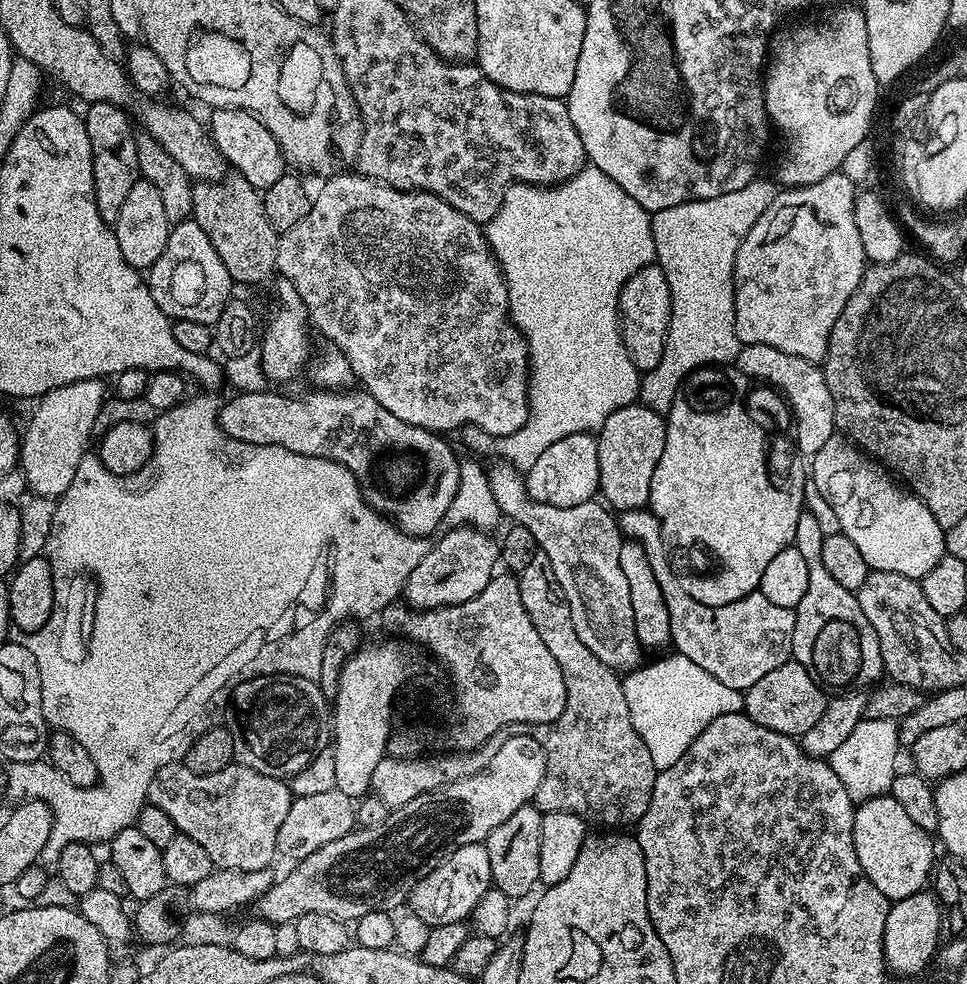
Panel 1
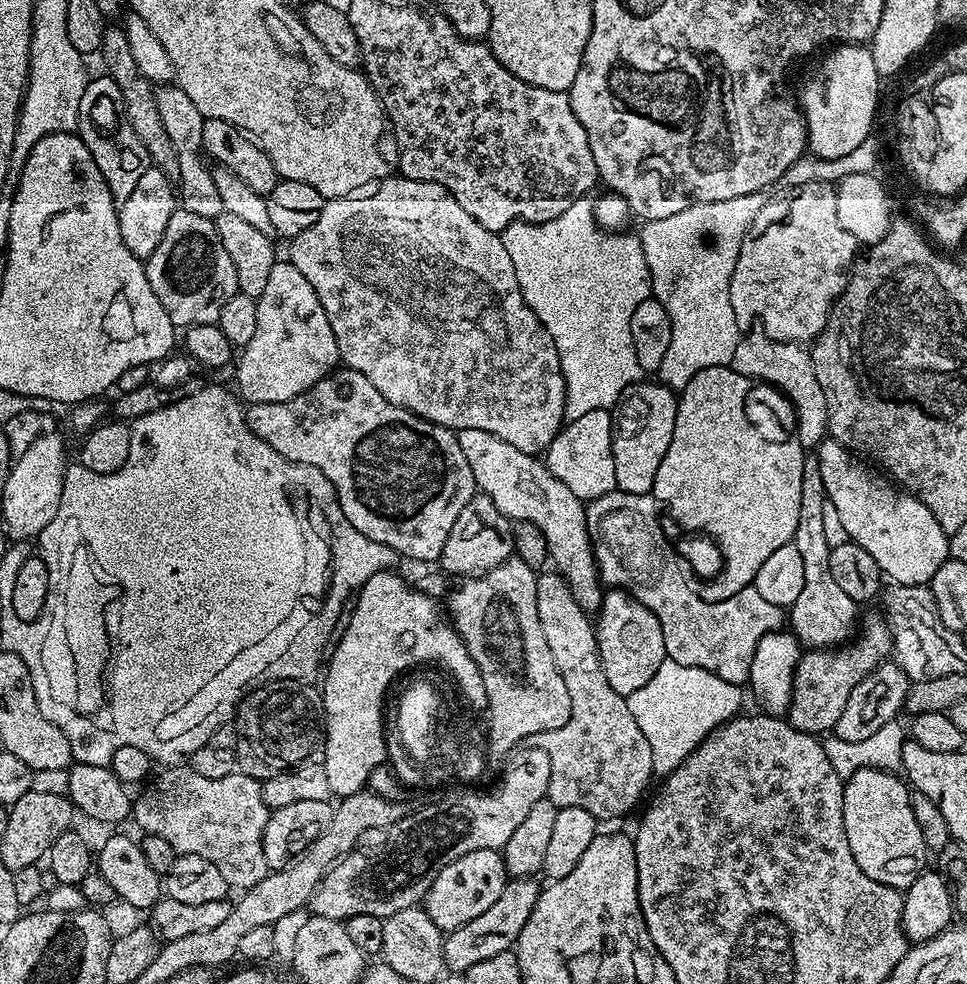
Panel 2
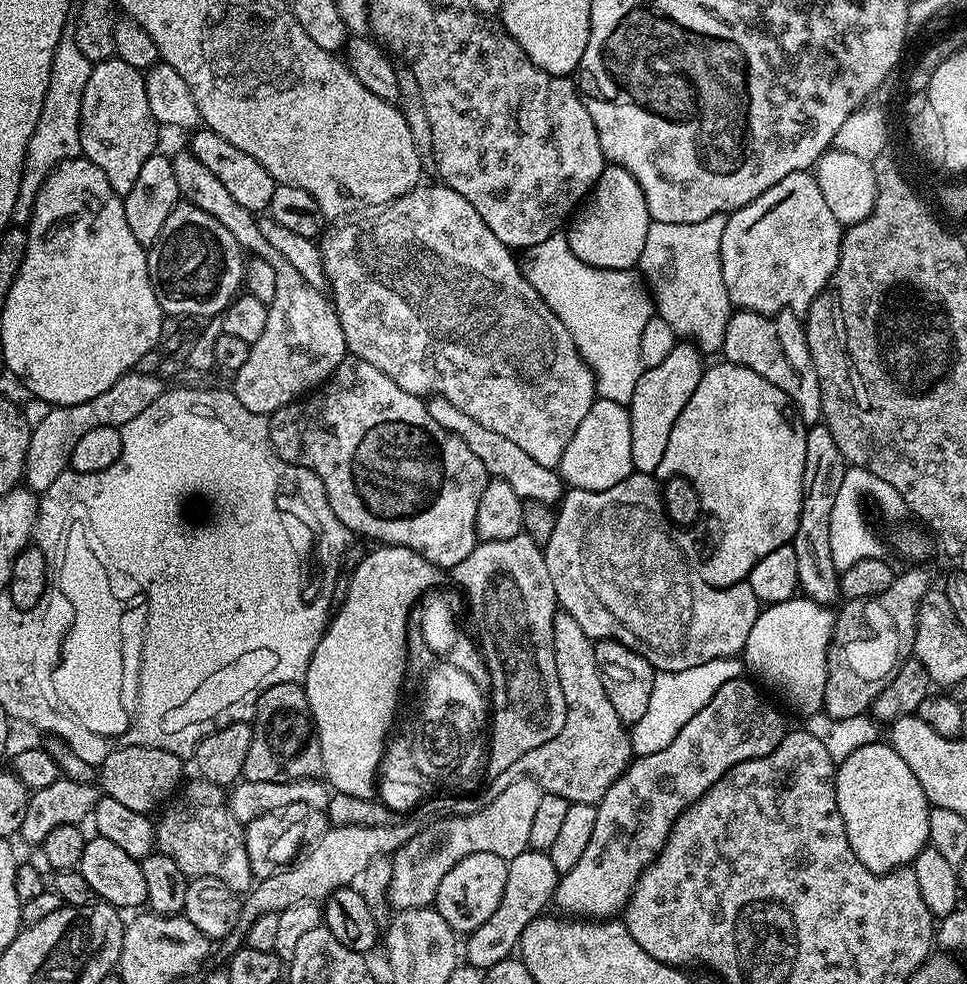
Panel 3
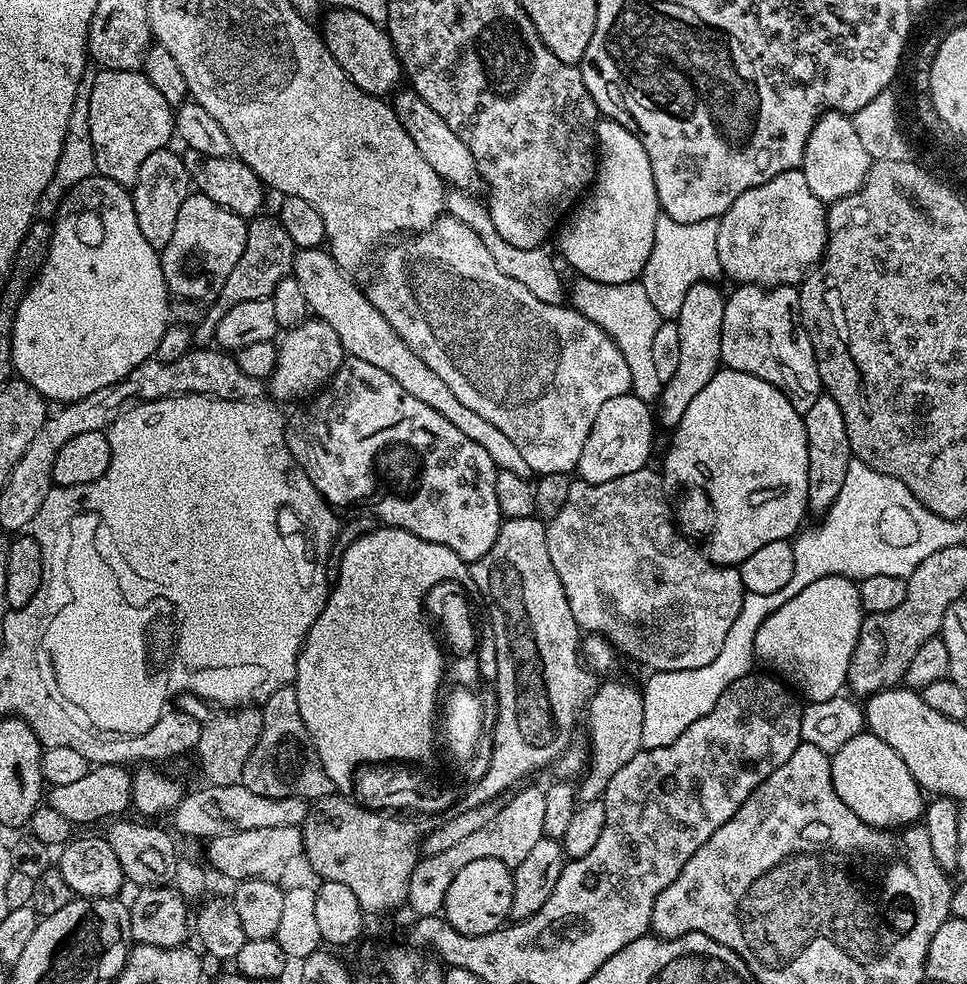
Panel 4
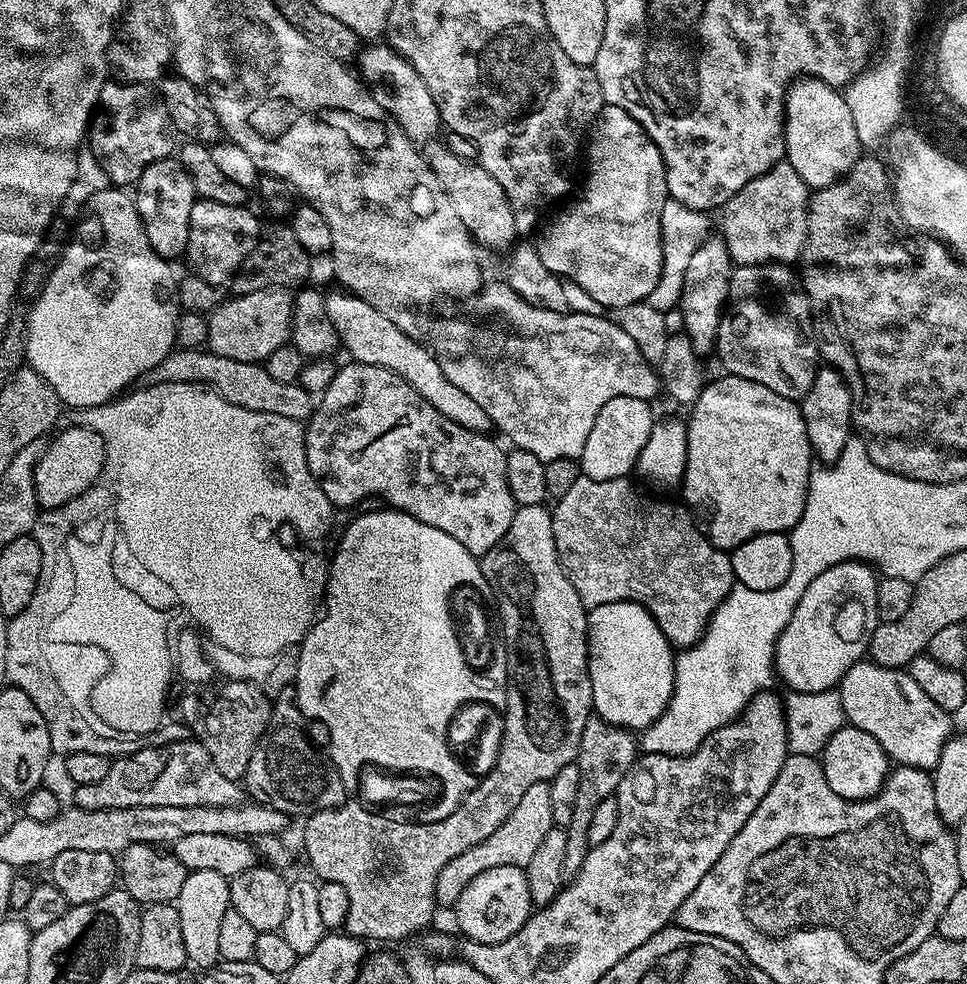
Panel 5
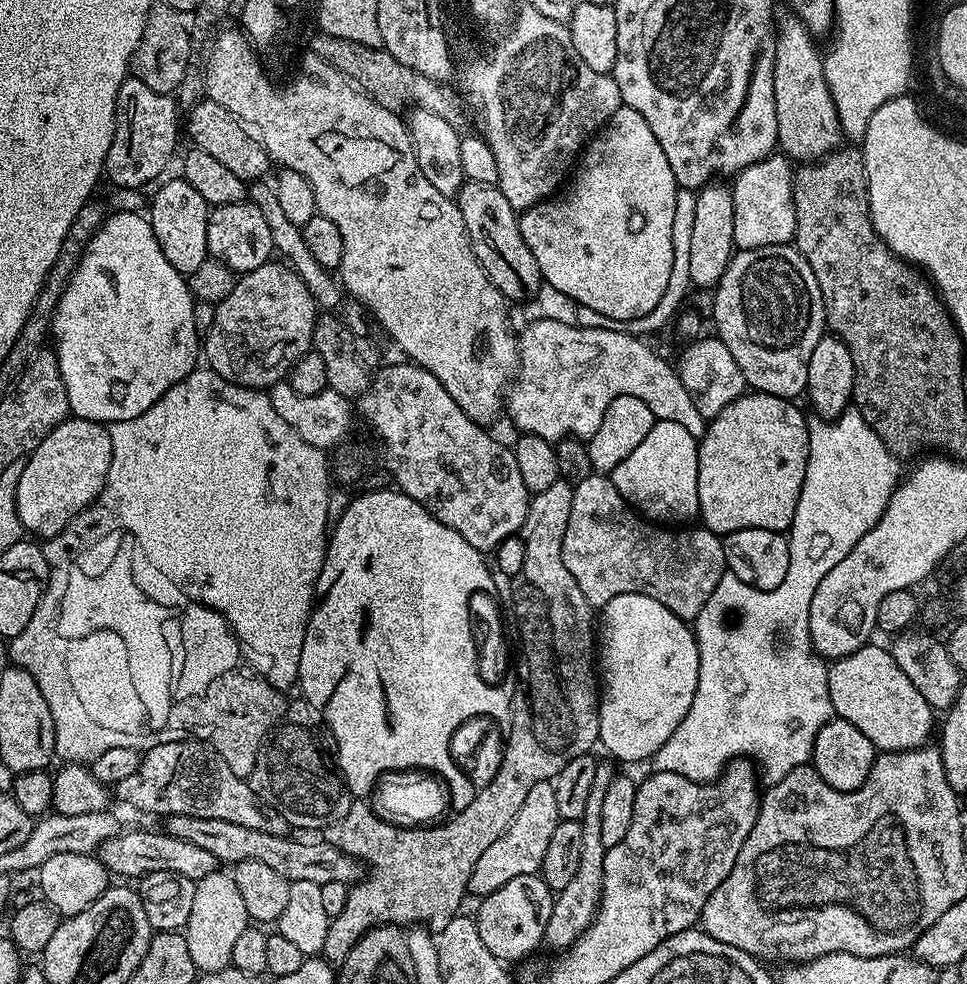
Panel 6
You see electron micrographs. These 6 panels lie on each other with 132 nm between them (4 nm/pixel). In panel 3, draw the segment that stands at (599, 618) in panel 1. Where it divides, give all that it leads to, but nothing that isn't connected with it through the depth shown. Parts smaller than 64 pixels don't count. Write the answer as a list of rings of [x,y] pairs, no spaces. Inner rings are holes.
[[[433,396],[427,401],[427,406],[430,410],[430,418],[434,418],[434,422],[442,426],[442,430],[455,432],[458,438],[462,438],[462,442],[466,442],[466,446],[470,446],[470,450],[478,454],[482,466],[486,466],[489,477],[507,482],[521,500],[541,500],[543,504],[555,505],[563,497],[566,485],[557,469],[547,468],[541,466],[539,462],[534,462],[534,458],[530,458],[530,454],[526,454],[526,450],[521,450],[515,442],[510,442],[510,438],[497,434],[495,430],[486,430],[482,422],[474,422],[470,414],[458,410],[452,402],[446,402],[446,398]]]

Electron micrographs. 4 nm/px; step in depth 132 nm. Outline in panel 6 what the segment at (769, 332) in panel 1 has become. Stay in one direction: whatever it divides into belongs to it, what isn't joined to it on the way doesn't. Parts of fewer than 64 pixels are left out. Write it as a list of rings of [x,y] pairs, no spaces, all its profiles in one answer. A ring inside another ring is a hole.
[[[773,154],[754,162],[754,166],[746,166],[735,177],[731,189],[734,202],[734,242],[737,249],[786,244],[795,237],[793,168],[793,161],[789,157]]]

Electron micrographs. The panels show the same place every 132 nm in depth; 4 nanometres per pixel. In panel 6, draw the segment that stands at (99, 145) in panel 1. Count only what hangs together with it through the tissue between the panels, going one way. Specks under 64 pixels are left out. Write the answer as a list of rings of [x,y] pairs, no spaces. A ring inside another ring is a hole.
[[[131,78],[122,82],[116,94],[116,125],[104,159],[104,172],[116,188],[140,190],[143,184],[159,181],[165,175],[164,167],[176,148],[176,108],[177,101],[167,92],[150,90],[146,82]]]

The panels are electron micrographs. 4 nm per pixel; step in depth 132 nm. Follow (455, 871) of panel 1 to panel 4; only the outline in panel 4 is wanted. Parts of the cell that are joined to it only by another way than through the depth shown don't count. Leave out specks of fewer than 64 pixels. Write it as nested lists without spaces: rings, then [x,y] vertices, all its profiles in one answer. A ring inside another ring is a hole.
[[[478,858],[478,862],[468,863],[458,870],[454,882],[450,882],[450,890],[446,890],[443,919],[467,936],[490,934],[505,927],[512,914],[512,874],[509,865],[494,858]]]

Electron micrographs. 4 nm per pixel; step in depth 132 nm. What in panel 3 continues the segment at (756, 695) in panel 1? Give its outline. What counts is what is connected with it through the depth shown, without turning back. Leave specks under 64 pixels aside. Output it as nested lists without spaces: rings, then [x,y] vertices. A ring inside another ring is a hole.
[[[924,568],[902,571],[882,593],[876,596],[854,598],[847,601],[841,612],[835,613],[836,624],[832,627],[832,641],[828,647],[828,677],[824,694],[823,711],[830,718],[854,718],[865,715],[872,703],[882,694],[882,690],[892,679],[898,665],[913,655],[912,639],[916,633],[916,612],[920,609],[920,599],[930,590],[928,572]]]

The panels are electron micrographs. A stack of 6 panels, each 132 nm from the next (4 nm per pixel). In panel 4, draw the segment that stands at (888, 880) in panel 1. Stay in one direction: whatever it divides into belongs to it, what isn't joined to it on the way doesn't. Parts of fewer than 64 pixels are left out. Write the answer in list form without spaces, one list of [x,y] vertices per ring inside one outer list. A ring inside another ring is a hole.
[[[873,732],[858,733],[837,752],[831,753],[834,790],[862,822],[875,828],[900,830],[912,826],[921,819],[926,807],[926,796],[920,783],[906,770],[906,762],[894,749],[882,742]]]

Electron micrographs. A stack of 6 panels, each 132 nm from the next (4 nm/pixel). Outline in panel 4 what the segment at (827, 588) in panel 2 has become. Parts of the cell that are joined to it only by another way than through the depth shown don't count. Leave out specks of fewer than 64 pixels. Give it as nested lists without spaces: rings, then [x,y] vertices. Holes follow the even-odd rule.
[[[821,394],[818,402],[802,415],[808,443],[808,510],[812,514],[823,514],[830,510],[834,498],[838,498],[842,490],[842,482],[846,482],[846,470],[854,459],[850,438],[846,438],[846,421],[842,418],[842,410],[838,410],[838,402],[827,394]]]

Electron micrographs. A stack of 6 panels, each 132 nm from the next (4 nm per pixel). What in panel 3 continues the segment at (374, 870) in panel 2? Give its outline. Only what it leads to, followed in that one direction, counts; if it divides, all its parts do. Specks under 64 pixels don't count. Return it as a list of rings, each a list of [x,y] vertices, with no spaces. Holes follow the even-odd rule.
[[[531,776],[518,782],[510,782],[494,802],[469,816],[444,816],[425,823],[406,846],[392,853],[393,873],[390,877],[387,903],[393,909],[427,908],[435,901],[438,886],[462,858],[470,854],[498,854],[498,858],[510,861],[518,854],[529,851],[530,829],[538,802],[545,791]]]

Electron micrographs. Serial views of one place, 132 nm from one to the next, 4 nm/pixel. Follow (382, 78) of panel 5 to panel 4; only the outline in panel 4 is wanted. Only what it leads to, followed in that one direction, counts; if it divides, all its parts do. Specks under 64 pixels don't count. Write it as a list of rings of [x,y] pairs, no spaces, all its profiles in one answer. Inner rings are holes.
[[[332,8],[322,16],[322,35],[326,50],[334,54],[334,62],[346,70],[350,82],[371,96],[387,97],[395,93],[402,84],[400,60],[392,45],[392,39],[381,25],[370,22],[366,14],[354,10]],[[401,80],[401,81],[400,81]],[[388,92],[388,93],[387,93]]]

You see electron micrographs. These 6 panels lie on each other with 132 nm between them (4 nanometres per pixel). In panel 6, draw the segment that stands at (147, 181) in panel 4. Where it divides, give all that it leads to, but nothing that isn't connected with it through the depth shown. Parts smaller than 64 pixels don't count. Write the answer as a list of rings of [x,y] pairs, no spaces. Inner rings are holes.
[[[182,178],[167,180],[159,185],[161,188],[153,194],[152,200],[150,196],[152,229],[154,238],[158,240],[158,246],[162,248],[162,254],[166,254],[166,262],[170,262],[174,270],[178,270],[187,278],[194,270],[198,270],[198,266],[202,266],[204,260],[209,259],[206,226],[210,206],[204,201],[202,194],[198,194],[198,190],[190,186],[190,182]]]

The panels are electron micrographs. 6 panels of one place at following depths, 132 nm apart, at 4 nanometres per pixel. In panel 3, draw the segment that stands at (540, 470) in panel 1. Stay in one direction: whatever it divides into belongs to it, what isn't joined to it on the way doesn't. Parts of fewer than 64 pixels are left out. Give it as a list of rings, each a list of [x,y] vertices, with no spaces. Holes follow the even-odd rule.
[[[596,399],[586,418],[582,418],[578,430],[574,430],[574,438],[570,438],[562,454],[558,471],[568,488],[582,490],[610,490],[610,486],[632,475],[630,414],[627,407],[618,402]]]

